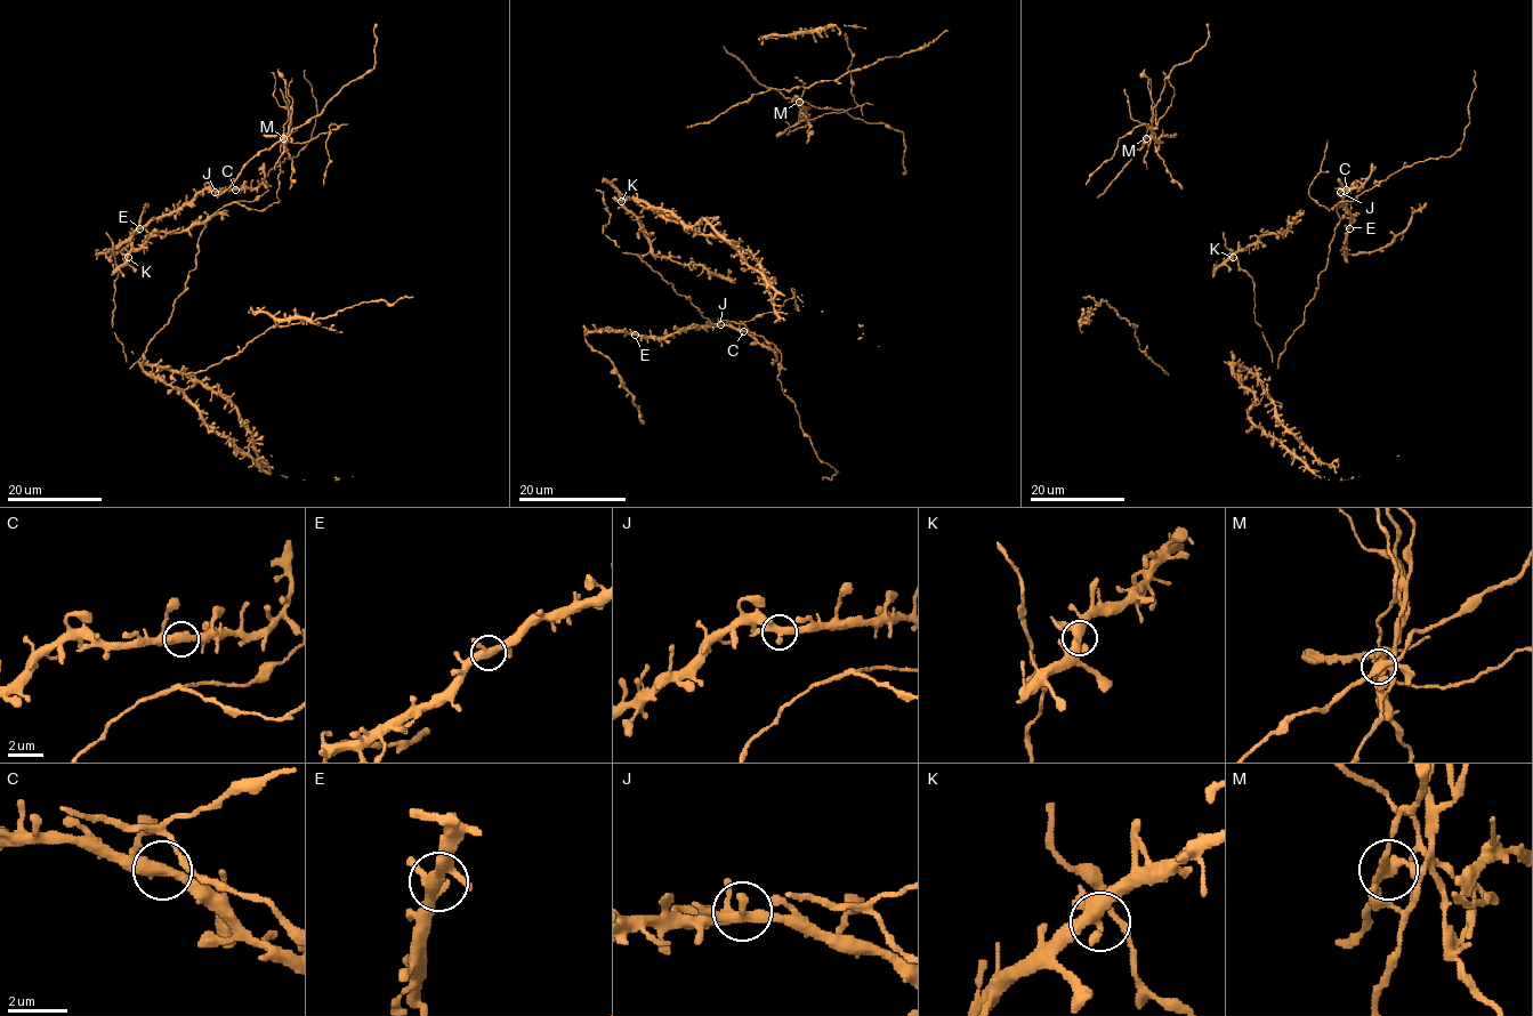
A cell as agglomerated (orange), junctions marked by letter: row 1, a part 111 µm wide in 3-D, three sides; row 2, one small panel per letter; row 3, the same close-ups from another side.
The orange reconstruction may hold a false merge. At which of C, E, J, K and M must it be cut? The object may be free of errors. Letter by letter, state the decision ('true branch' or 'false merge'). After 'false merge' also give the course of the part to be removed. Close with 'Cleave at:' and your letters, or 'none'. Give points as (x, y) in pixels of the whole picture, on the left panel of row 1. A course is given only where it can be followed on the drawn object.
C: true branch
E: true branch
J: true branch
K: true branch
M: false merge; course (283, 137), (284, 142), (311, 140), (337, 127), (329, 127), (325, 150), (330, 161), (323, 184)
Cleave at: M

